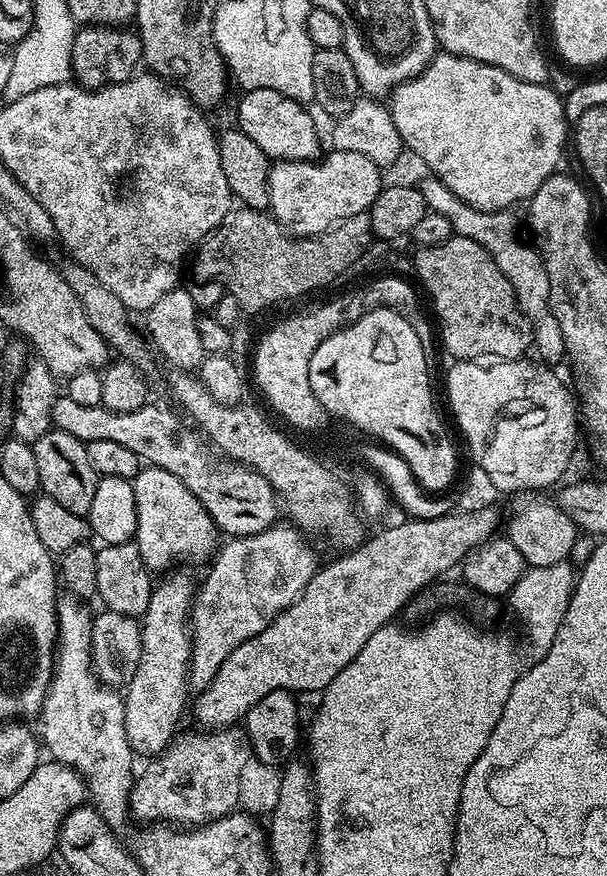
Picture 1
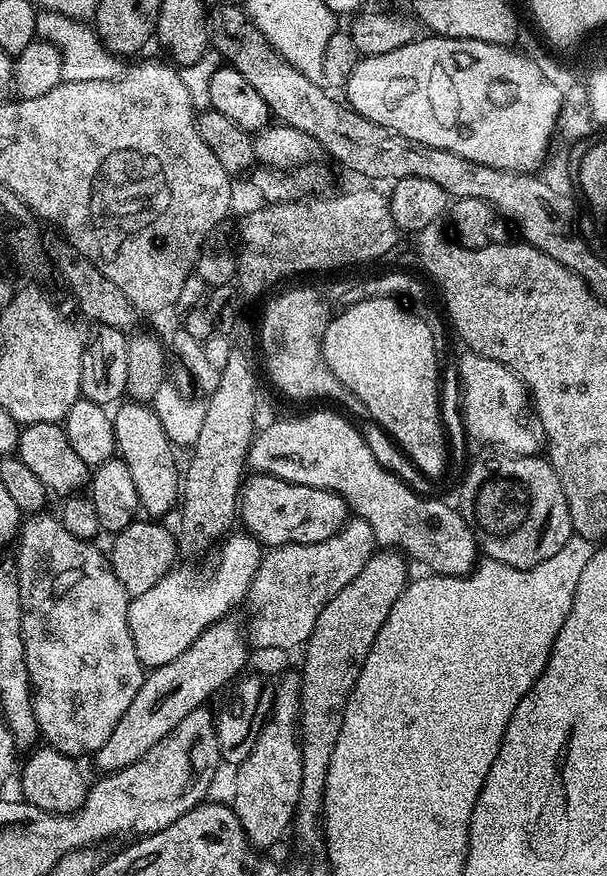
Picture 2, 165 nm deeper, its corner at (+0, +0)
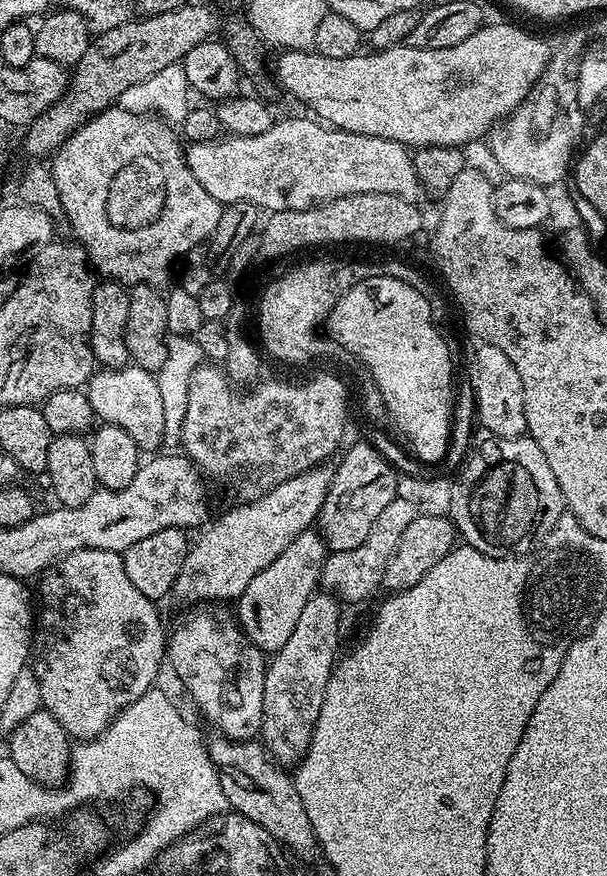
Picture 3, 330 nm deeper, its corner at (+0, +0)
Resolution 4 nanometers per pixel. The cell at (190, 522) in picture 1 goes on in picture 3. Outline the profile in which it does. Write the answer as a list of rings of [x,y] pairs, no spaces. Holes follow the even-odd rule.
[[[135,366],[97,370],[88,380],[86,391],[93,417],[105,424],[122,426],[122,430],[134,438],[141,453],[155,453],[159,449],[156,447],[164,444],[166,422],[162,411],[162,394],[153,373]]]

